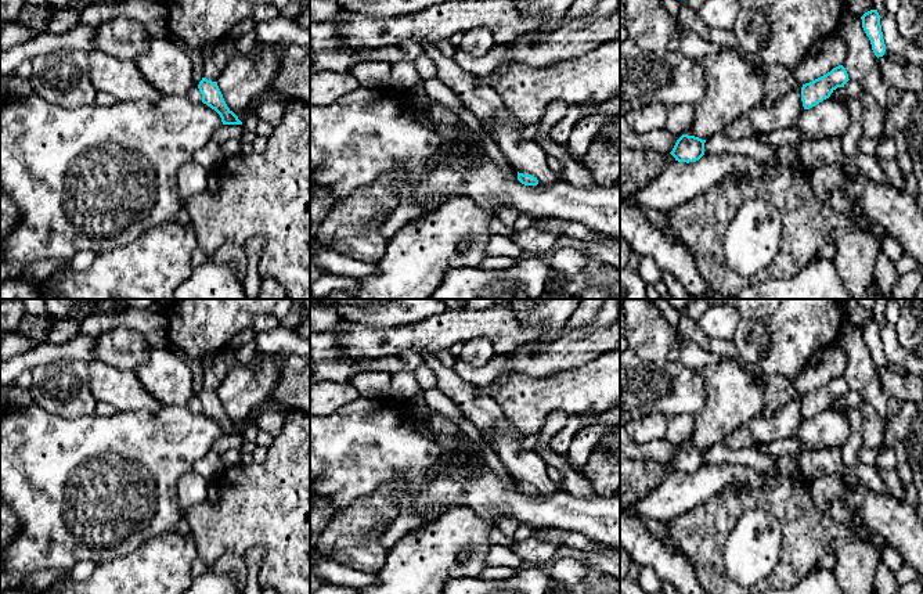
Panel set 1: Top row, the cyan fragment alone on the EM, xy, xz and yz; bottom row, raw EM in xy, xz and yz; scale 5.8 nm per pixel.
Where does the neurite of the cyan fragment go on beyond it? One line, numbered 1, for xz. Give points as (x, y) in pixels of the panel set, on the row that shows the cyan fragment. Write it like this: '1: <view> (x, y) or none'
1: none

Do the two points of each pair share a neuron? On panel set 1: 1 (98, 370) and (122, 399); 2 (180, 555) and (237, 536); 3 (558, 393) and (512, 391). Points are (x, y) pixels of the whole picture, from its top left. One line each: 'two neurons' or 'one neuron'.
1: one neuron
2: two neurons
3: one neuron

